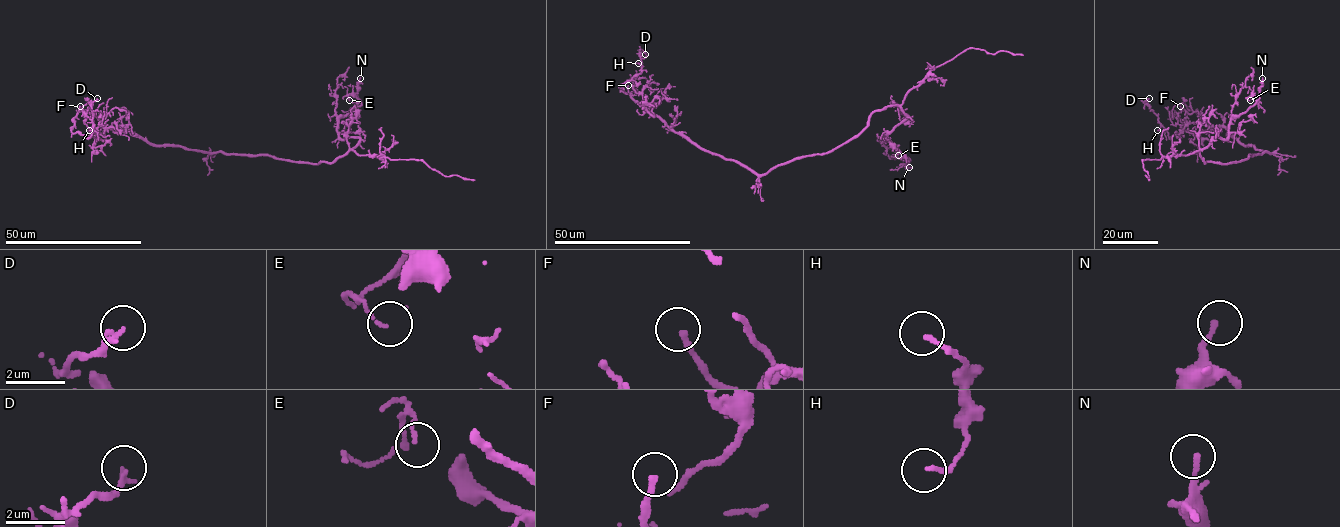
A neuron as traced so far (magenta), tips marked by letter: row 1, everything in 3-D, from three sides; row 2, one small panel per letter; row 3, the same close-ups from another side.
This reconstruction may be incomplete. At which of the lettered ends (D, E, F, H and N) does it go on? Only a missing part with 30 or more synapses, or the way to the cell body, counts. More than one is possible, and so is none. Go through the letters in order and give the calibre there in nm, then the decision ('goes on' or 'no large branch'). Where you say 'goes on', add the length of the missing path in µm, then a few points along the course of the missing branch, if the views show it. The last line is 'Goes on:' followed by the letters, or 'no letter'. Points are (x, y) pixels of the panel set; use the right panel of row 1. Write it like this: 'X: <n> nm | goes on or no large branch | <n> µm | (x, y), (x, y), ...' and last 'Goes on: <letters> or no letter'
D: 200 nm | no large branch
E: 90 nm | no large branch
F: 200 nm | no large branch
H: 140 nm | no large branch
N: 150 nm | no large branch
Goes on: no letter

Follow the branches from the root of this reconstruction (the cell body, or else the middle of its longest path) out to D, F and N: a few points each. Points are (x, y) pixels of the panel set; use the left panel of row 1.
D: (236, 154), (151, 145), (81, 110), (73, 133), (90, 136), (97, 98)
F: (236, 154), (151, 145), (123, 128), (106, 128), (95, 116), (83, 110), (80, 112), (80, 106)
N: (236, 154), (312, 163), (343, 156), (359, 139), (341, 139), (337, 120), (361, 104), (360, 78)

